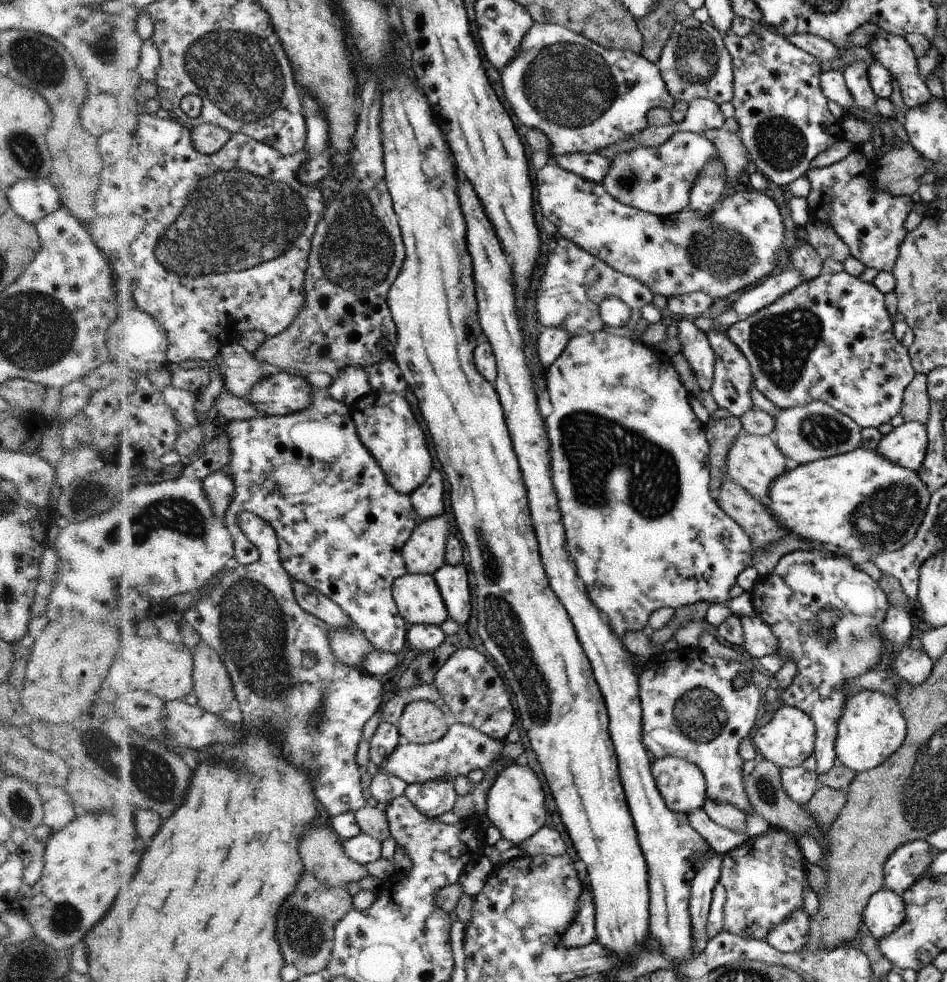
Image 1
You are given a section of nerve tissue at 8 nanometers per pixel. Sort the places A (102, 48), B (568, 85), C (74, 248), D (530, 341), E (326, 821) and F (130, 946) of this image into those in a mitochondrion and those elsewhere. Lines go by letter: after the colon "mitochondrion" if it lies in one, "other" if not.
A: mitochondrion
B: mitochondrion
C: other
D: other
E: other
F: other

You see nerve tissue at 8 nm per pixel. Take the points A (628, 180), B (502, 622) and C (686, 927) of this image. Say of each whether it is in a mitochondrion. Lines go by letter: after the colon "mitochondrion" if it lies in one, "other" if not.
A: mitochondrion
B: mitochondrion
C: other

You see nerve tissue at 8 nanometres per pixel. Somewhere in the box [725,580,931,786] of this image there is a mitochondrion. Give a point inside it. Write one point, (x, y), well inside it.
(841, 636)

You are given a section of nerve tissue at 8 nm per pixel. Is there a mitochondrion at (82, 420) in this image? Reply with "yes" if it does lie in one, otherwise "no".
no

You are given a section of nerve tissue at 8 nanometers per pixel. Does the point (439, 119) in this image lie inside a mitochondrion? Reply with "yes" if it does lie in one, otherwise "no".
no

